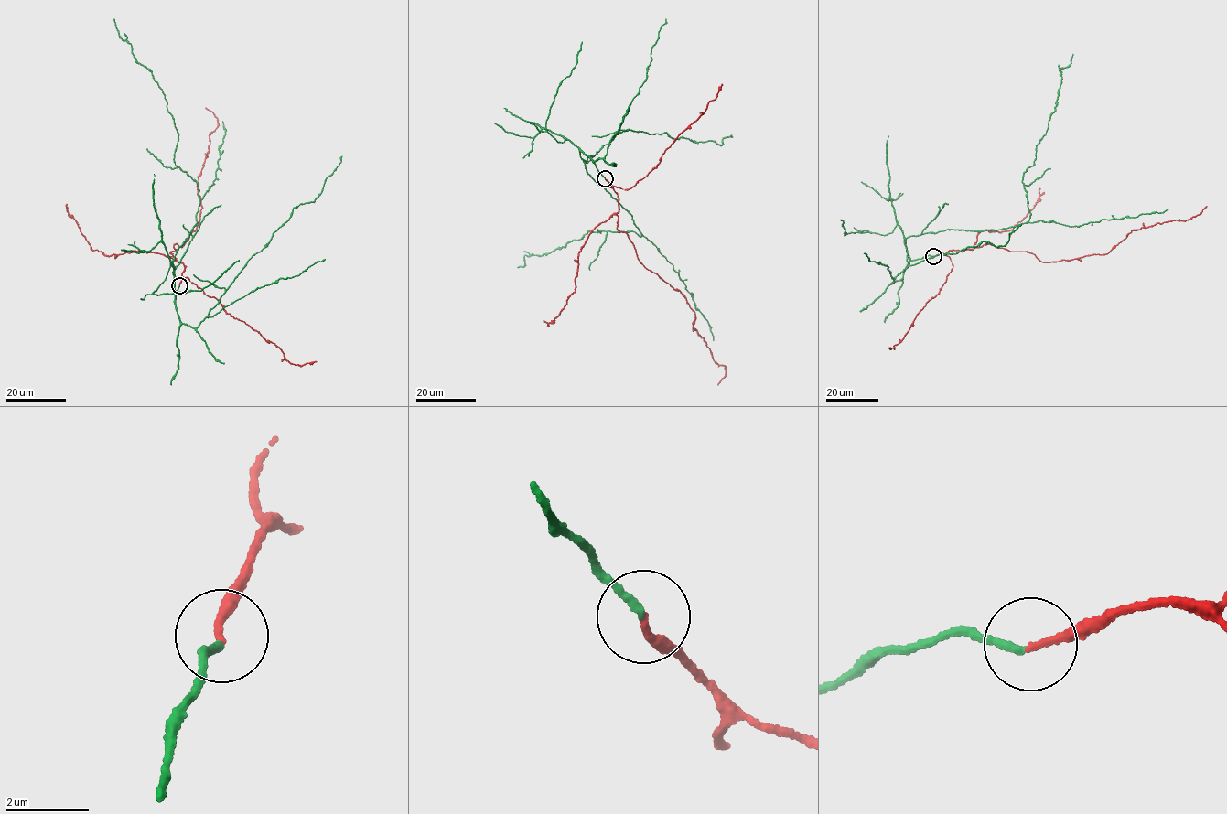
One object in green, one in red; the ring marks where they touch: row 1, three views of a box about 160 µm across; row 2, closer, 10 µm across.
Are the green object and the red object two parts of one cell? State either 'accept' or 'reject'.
accept

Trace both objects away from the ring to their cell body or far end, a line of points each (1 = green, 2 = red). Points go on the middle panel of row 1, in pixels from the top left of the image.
1: (604, 178), (580, 150), (586, 172), (630, 214), (641, 236), (588, 230), (546, 254), (524, 255), (517, 267)
2: (605, 177), (618, 197), (617, 229), (641, 264), (685, 298), (693, 329), (725, 367), (717, 384)

